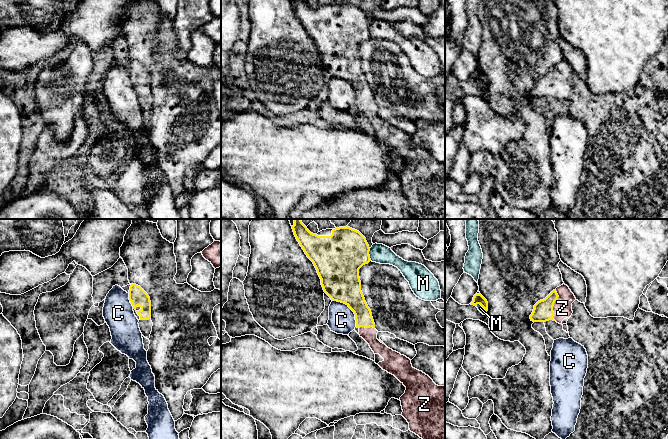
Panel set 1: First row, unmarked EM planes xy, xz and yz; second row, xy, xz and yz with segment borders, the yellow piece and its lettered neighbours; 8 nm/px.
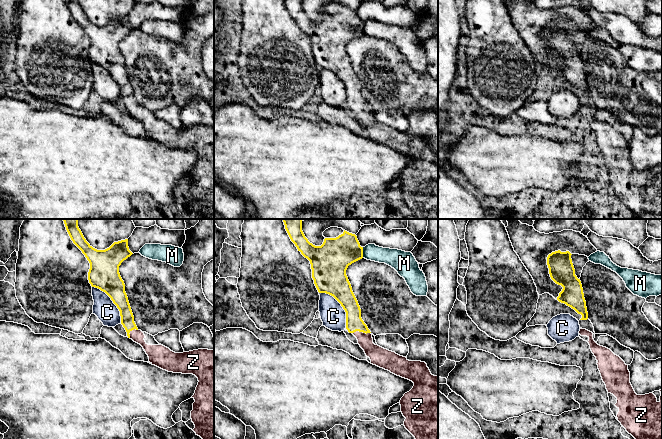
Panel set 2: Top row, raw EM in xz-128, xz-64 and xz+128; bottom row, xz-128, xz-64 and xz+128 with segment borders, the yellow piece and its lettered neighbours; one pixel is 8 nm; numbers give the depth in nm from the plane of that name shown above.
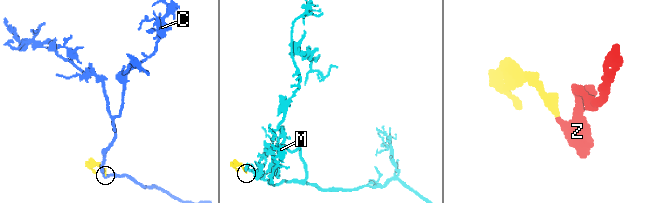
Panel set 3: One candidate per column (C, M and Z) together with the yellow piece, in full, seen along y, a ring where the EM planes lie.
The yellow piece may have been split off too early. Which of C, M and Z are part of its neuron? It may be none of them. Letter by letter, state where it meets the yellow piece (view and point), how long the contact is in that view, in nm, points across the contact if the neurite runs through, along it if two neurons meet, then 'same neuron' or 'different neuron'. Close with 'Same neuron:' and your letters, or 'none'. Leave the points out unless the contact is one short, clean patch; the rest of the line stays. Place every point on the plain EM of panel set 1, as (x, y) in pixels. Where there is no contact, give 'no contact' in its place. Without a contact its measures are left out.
C: xz (350, 84) | 300 nm | different neuron
M: xz (368, 30) | 110 nm | along xz (369, 24), (369, 34), (371, 36) | different neuron
Z: yz (553, 81) | 240 nm | across yz (543, 86), (549, 85), (553, 81), (562, 84) | same neuron
Same neuron: Z

